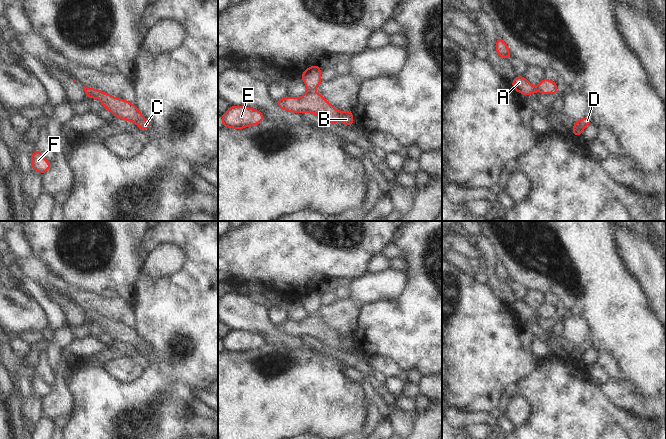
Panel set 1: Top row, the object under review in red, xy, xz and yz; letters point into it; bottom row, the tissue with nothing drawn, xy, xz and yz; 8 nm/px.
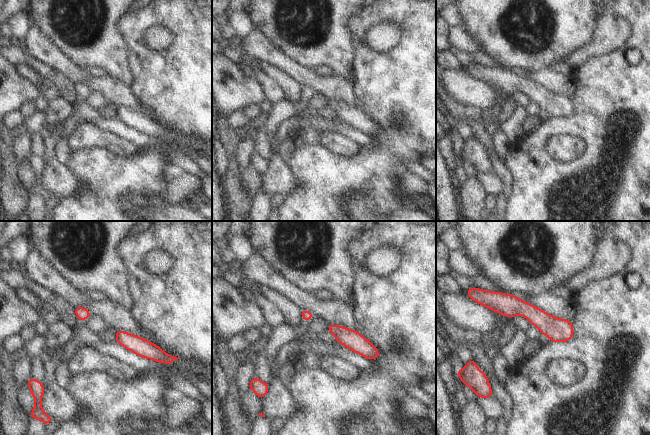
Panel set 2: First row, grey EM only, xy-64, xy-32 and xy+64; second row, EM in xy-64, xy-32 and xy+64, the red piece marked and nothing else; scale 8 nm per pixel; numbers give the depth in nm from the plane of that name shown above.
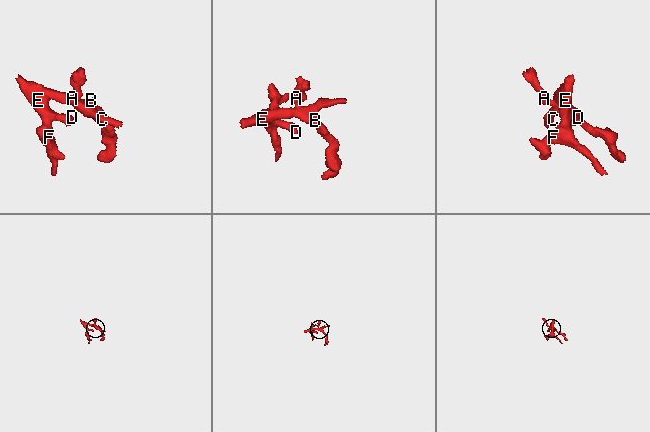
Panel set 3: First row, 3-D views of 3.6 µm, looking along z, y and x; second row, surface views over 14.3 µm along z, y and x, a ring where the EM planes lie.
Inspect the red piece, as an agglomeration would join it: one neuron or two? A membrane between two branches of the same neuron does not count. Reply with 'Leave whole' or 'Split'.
Split

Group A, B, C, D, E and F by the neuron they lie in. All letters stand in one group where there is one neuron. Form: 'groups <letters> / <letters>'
groups A / B C D E F

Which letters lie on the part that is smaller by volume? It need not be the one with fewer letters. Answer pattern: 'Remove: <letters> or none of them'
Remove: A

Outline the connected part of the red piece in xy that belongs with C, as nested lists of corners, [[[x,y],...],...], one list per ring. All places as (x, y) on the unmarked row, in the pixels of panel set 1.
[[[83,310],[83,312],[86,312],[89,315],[89,318],[87,319],[88,324],[95,321],[98,322],[103,331],[112,336],[116,342],[132,345],[141,354],[146,354],[150,351],[148,345],[143,341],[134,328],[128,326],[127,324],[115,322],[91,311]]]

